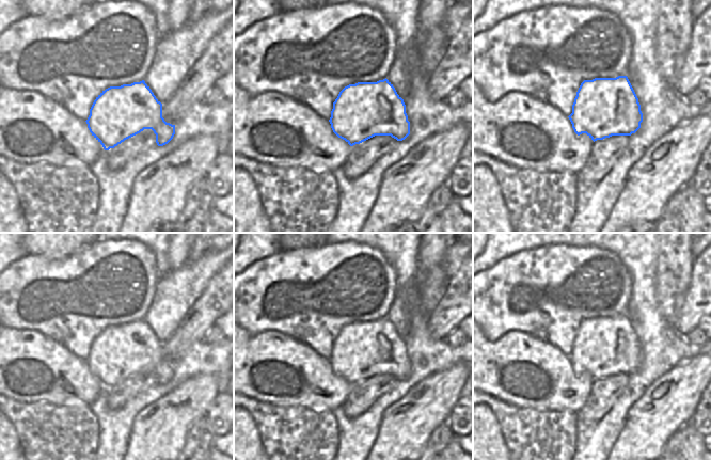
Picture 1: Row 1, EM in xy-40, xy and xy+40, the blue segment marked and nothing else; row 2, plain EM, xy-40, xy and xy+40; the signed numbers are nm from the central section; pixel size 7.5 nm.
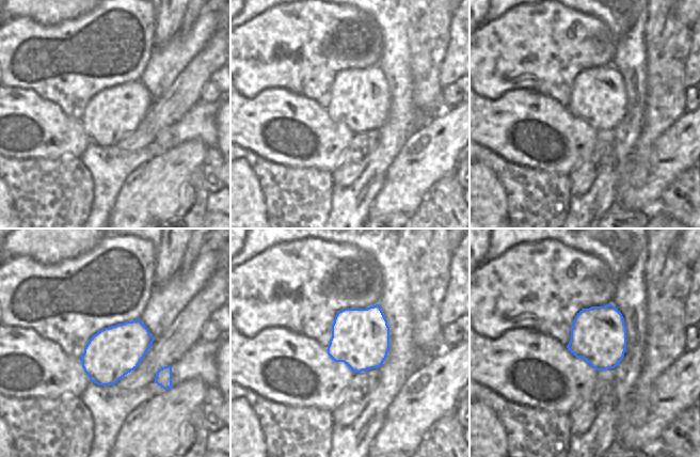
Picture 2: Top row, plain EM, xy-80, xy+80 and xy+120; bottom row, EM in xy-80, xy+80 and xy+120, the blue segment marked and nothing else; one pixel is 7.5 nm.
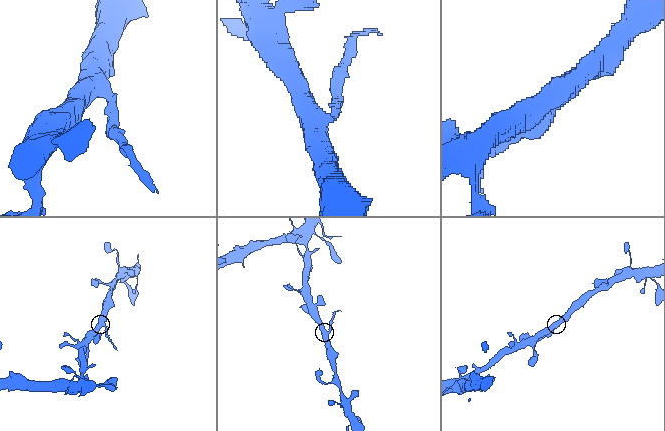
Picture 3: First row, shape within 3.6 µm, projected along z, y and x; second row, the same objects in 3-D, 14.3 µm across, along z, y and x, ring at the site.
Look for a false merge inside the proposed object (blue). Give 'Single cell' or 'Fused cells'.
Fused cells

